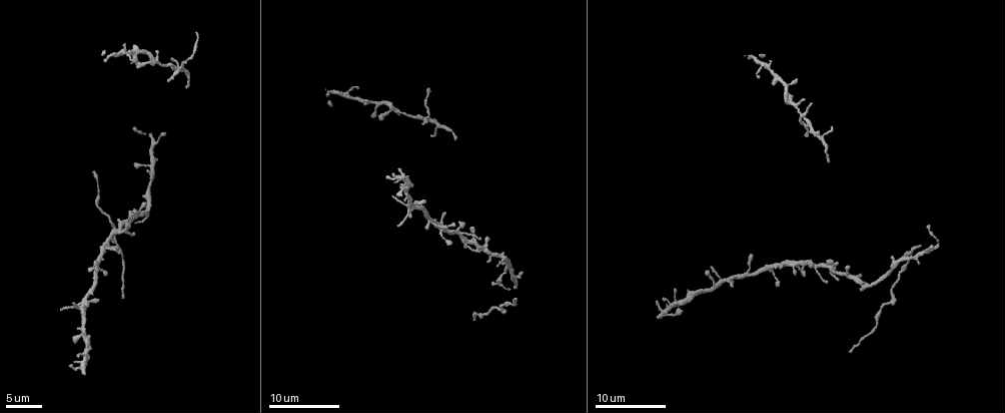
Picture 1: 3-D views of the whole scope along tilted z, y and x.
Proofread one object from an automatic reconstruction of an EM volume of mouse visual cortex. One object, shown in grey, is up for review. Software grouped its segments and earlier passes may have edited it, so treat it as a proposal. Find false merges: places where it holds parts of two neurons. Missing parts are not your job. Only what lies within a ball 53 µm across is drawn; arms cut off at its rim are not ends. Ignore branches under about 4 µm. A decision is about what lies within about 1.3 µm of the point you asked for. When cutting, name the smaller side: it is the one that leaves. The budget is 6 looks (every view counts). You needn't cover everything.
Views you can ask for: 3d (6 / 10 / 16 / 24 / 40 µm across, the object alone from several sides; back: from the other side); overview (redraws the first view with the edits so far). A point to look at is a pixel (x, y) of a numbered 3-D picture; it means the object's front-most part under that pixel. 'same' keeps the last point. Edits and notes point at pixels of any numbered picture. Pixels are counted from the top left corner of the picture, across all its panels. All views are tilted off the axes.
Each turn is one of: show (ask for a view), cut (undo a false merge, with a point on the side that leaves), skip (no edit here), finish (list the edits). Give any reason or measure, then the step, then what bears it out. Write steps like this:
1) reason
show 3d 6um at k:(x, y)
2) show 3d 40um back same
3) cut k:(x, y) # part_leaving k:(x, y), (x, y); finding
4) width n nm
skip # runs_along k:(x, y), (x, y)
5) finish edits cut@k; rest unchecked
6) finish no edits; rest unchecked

two arms in line, one across
show 3d 16um at 1:(397, 112)

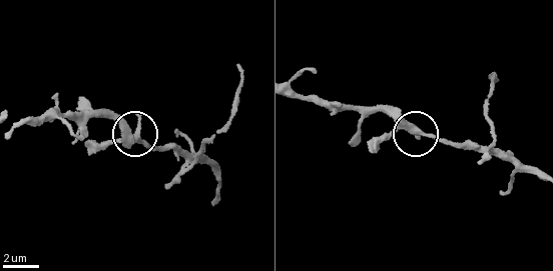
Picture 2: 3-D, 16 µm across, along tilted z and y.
width 260 nm
skip # continuous, no second neuron

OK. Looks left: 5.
four-way junction
show 3d 6um at 1:(812, 129)

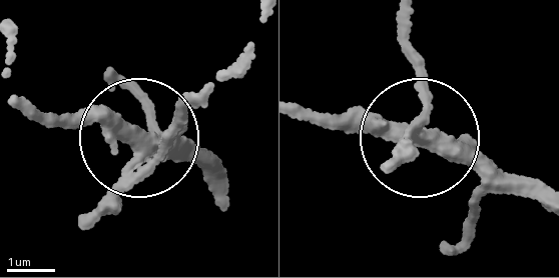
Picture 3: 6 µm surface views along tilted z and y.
width 330 nm
cut 3:(175, 135) # part_leaving 3:(133, 176), (176, 105), (229, 66); two neurons meet here

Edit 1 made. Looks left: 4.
show overview

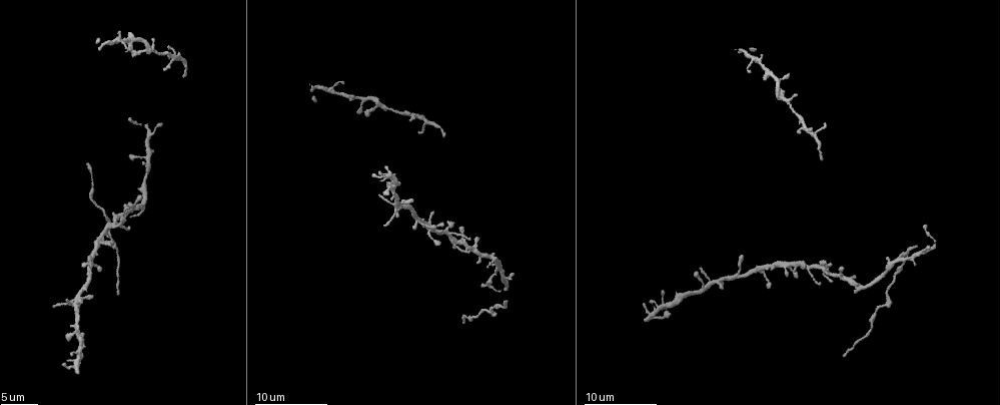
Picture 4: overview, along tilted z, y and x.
a fork
show 3d 10um at 4:(147, 157)

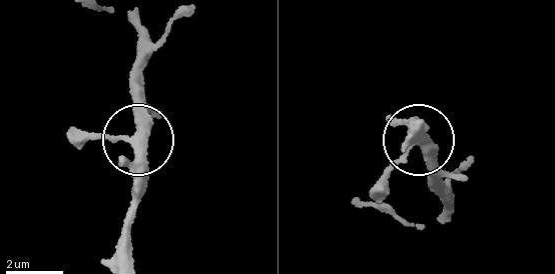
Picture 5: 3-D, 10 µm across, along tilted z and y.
arms 3
skip # continuous, no second neuron

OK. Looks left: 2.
finish edits cut@3; rest unchecked

